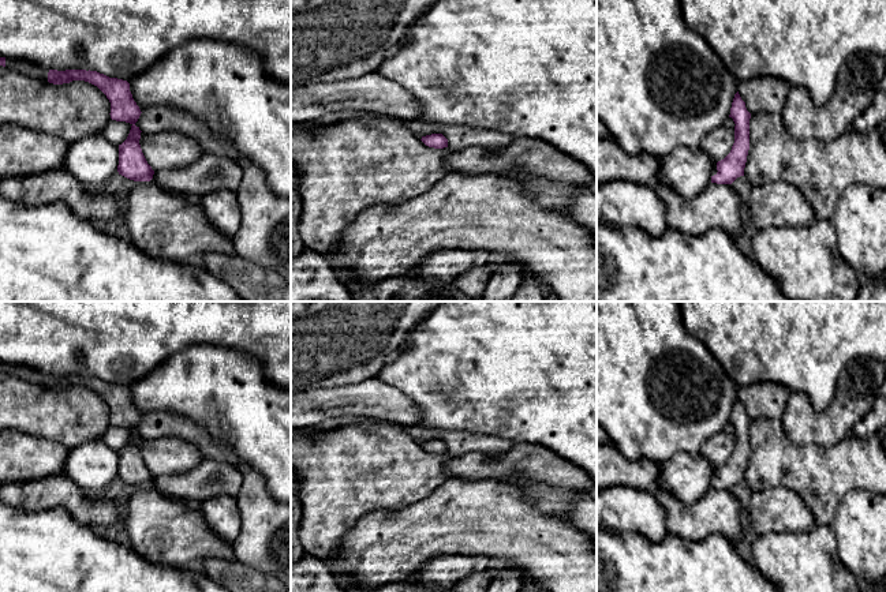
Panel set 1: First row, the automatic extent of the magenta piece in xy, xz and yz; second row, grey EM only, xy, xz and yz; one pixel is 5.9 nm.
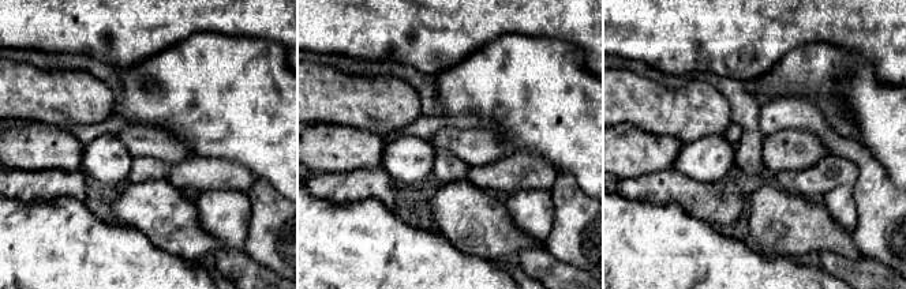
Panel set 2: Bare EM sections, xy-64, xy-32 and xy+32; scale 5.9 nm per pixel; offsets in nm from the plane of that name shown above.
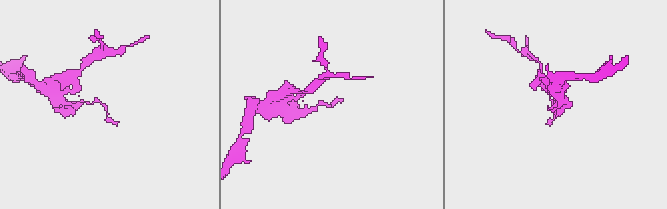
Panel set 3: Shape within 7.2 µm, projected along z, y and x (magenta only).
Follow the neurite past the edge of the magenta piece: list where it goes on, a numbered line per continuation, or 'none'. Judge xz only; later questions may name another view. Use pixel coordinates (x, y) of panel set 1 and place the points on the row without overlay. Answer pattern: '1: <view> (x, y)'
none

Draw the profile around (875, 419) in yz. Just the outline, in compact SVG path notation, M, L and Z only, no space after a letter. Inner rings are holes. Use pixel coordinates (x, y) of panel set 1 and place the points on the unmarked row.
M886 379L876 396L875 405L867 412L866 417L856 423L849 436L867 438L886 426Z

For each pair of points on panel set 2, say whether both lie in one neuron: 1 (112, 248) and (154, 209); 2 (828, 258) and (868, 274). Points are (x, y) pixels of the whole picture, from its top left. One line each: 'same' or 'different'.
1: different
2: same

